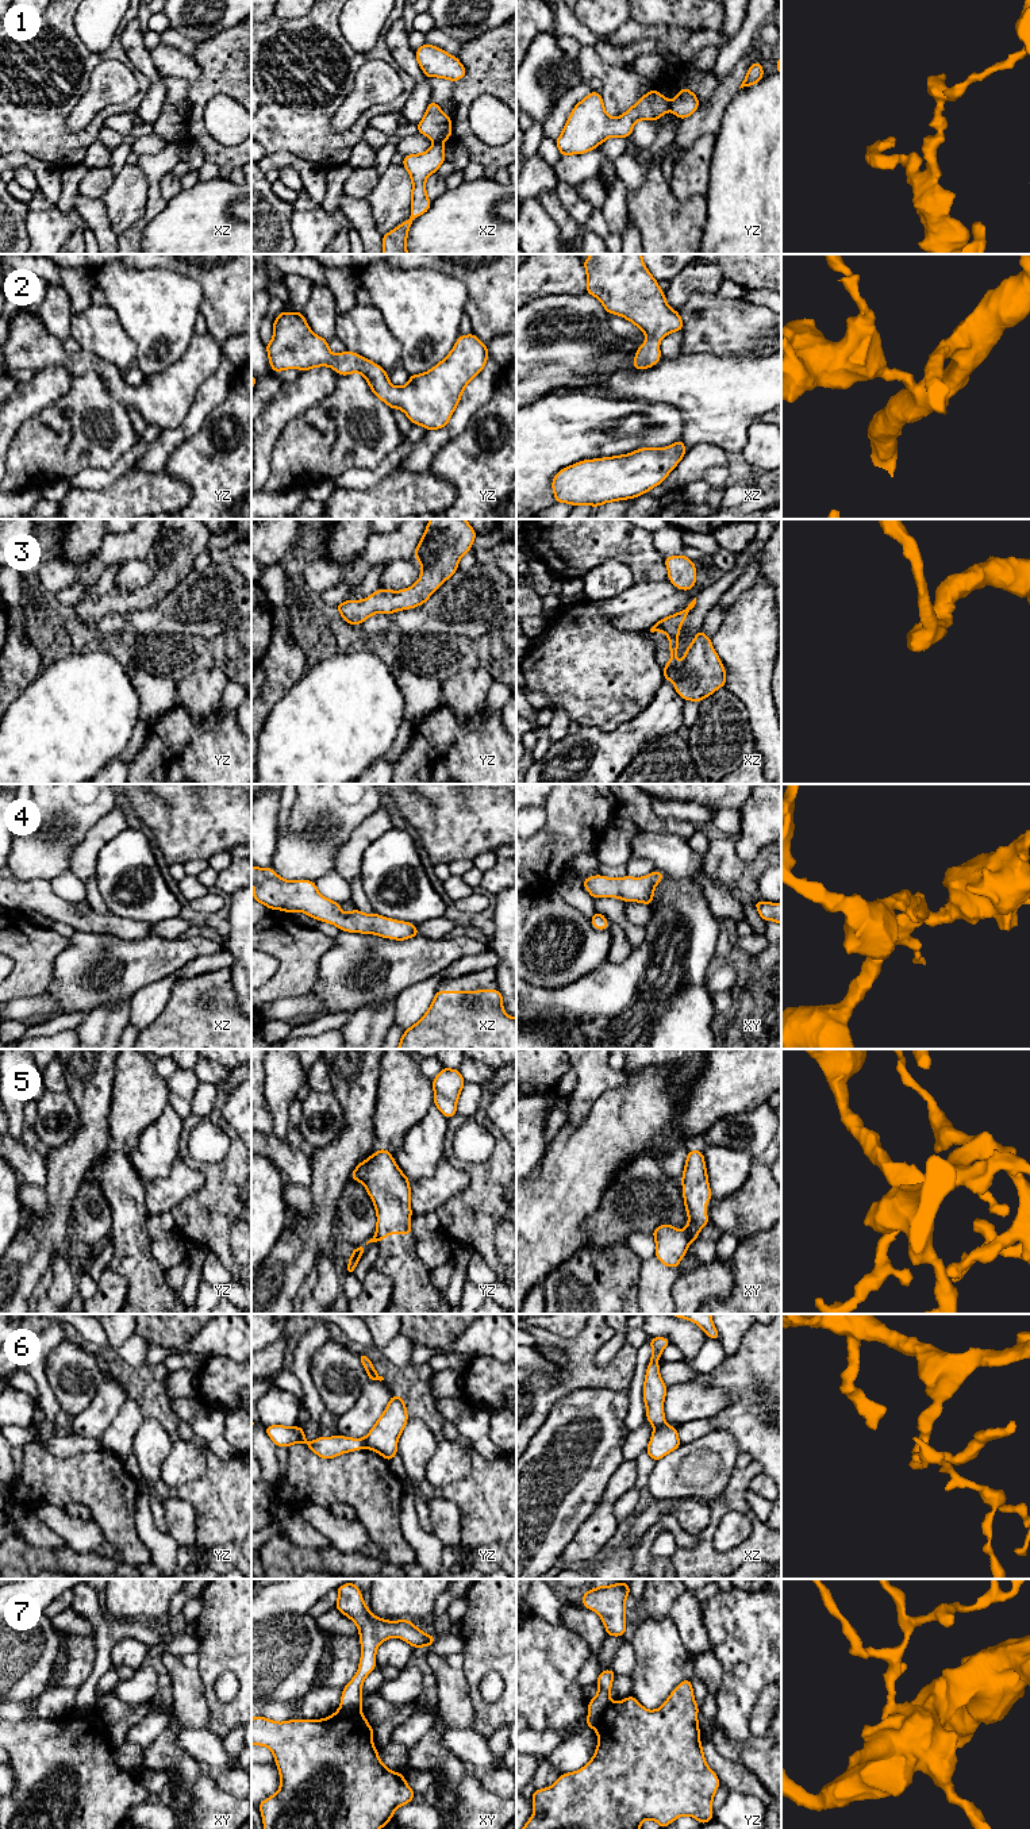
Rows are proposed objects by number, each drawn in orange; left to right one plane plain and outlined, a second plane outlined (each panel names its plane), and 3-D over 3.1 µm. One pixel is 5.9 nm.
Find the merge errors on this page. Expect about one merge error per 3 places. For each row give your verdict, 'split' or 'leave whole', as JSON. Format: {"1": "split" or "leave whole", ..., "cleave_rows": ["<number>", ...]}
{"1": "split", "2": "leave whole", "3": "leave whole", "4": "leave whole", "5": "split", "6": "split", "7": "split", "cleave_rows": ["1", "5", "6", "7"]}

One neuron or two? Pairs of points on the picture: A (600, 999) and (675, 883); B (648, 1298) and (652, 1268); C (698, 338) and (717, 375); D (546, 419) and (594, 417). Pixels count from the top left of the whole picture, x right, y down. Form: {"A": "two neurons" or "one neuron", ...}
{"A": "one neuron", "B": "one neuron", "C": "two neurons", "D": "one neuron"}

